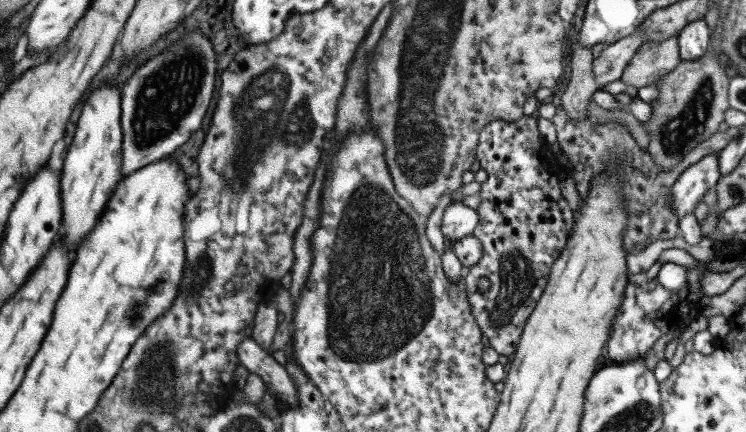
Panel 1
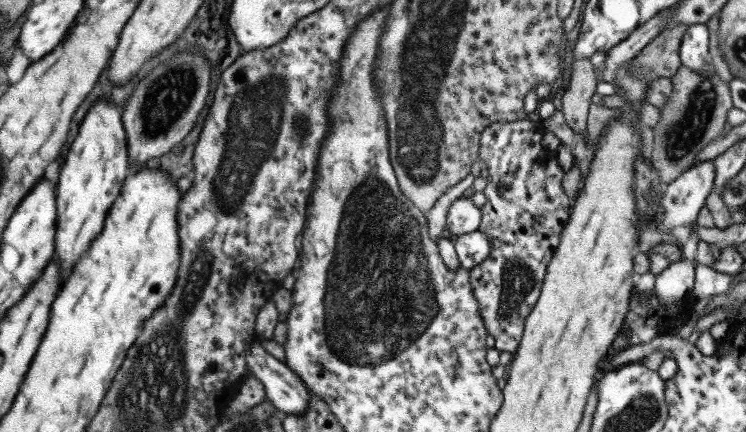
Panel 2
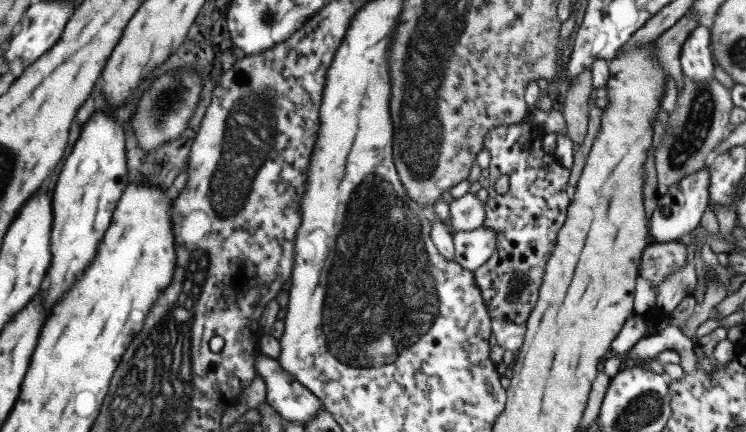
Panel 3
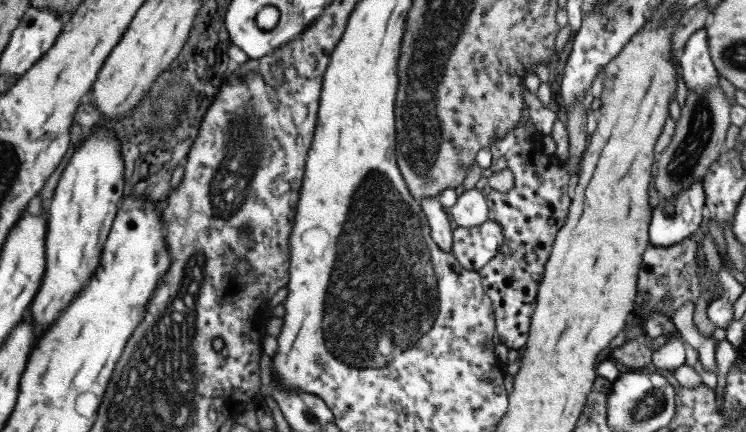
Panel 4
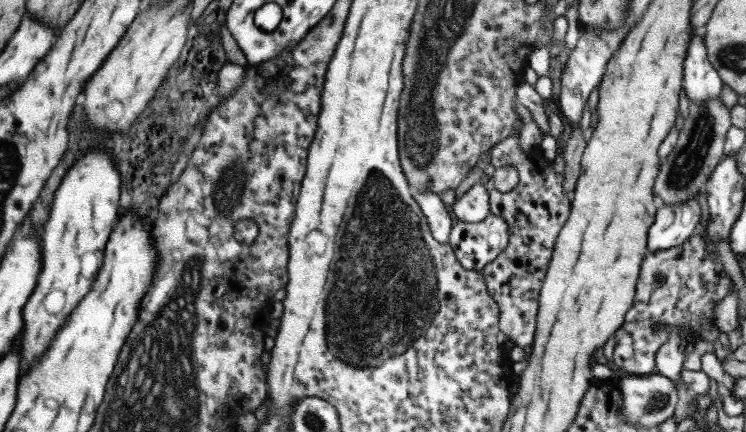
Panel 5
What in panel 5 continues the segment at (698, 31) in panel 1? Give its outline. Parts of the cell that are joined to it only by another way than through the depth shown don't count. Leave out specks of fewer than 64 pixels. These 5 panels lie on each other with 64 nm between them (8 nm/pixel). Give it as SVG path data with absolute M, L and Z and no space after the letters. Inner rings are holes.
M691 36L683 60L682 89L689 102L702 103L720 96L724 85L718 72L711 66L706 56L706 48L701 36Z

